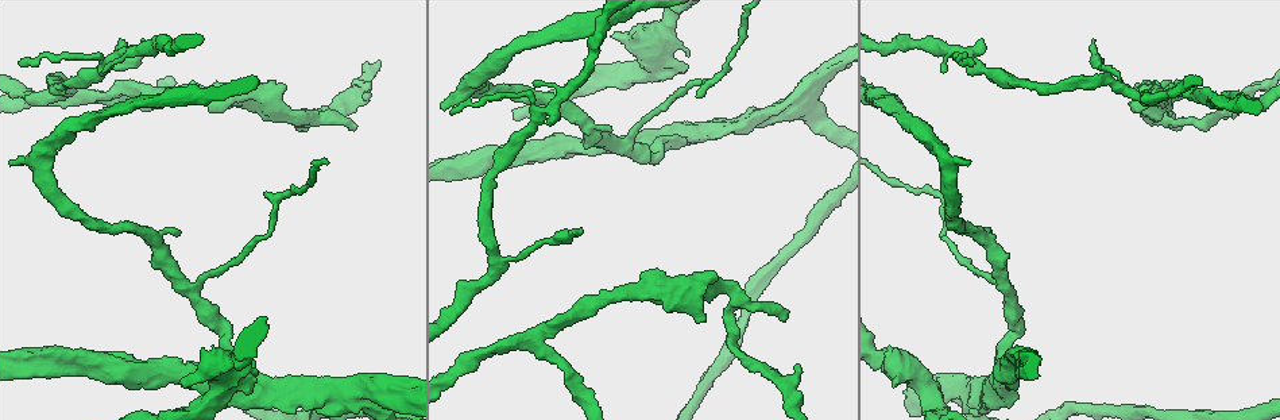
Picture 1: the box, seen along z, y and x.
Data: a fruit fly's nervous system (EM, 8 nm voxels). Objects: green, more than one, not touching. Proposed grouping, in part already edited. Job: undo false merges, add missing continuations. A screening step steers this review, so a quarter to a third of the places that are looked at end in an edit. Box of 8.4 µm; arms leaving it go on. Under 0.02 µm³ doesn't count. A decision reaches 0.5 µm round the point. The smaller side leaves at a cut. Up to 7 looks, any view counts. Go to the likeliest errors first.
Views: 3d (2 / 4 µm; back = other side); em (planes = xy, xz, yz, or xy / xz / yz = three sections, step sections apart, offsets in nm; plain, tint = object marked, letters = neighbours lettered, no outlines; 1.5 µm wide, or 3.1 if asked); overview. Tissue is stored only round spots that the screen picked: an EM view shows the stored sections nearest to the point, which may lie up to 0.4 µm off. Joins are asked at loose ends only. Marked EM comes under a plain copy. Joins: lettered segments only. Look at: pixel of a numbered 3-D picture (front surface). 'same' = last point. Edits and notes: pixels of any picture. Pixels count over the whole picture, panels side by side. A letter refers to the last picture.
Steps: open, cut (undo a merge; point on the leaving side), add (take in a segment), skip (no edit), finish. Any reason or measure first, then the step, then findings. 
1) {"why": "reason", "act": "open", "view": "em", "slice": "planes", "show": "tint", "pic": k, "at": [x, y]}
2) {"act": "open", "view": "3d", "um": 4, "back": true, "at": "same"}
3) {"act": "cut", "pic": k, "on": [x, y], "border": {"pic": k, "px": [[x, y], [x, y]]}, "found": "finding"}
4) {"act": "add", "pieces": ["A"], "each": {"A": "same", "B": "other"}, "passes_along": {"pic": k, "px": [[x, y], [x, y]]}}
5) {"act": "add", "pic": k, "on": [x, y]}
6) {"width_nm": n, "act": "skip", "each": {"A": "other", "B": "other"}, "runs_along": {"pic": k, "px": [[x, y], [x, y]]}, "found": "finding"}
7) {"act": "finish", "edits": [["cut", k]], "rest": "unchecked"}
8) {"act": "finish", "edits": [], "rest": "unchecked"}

{"why": "an open end", "act": "open", "view": "em", "slice": "planes", "show": "letters", "pic": 1, "at": [258, 373]}

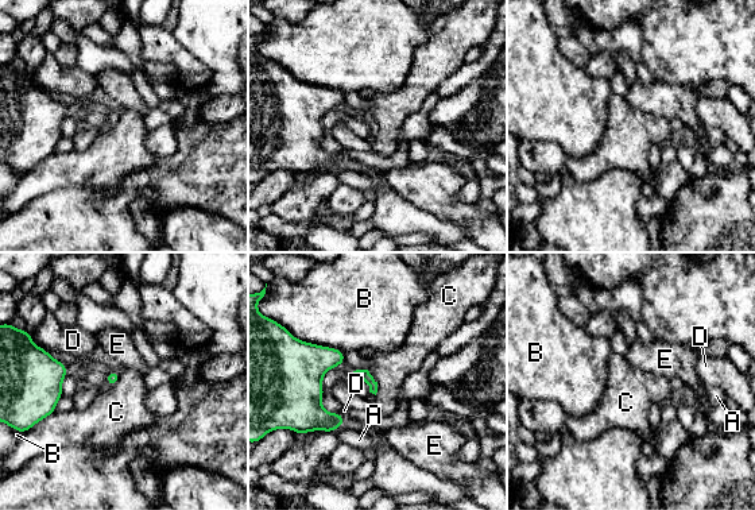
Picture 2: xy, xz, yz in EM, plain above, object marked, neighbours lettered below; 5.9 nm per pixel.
{"act": "skip", "each": {"A": "other", "B": "other", "C": "other", "D": "other", "E": "other"}, "found": "none of them fits"}

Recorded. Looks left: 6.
{"why": "branch stops here", "act": "open", "view": "em", "slice": "xy", "step": 4, "show": "letters", "pic": 1, "at": [104, 68]}

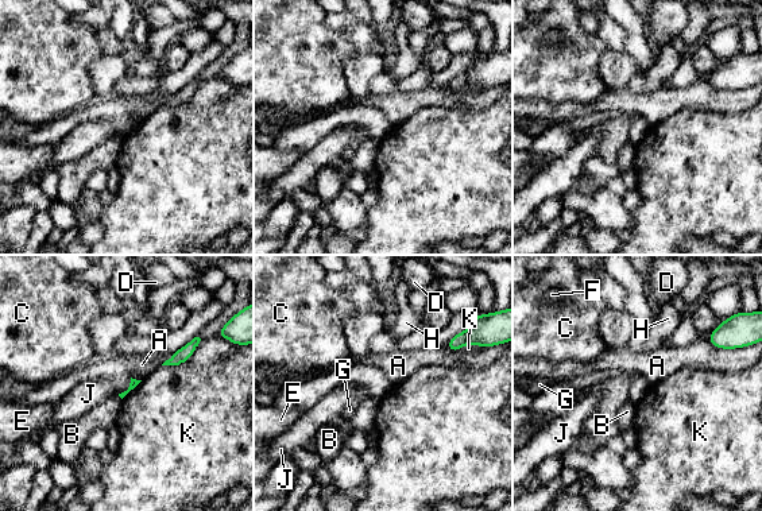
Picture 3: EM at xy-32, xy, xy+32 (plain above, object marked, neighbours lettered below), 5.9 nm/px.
{"why": "cut it another way", "act": "open", "view": "em", "slice": "planes", "show": "letters", "at": "same"}

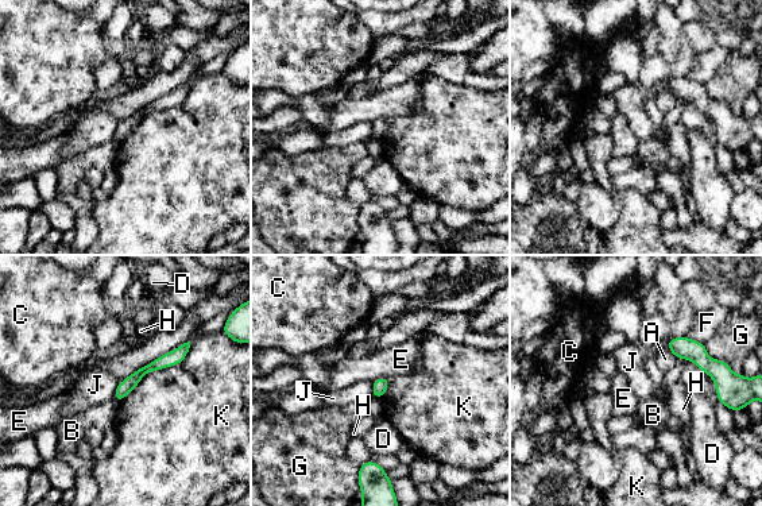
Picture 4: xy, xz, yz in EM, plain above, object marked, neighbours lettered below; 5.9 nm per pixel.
{"act": "skip", "each": {"A": "other", "B": "other", "C": "other", "D": "other", "E": "other", "F": "other", "G": "other", "H": "other", "J": "other", "K": "other"}, "border": {"pic": 4, "px": [[119, 382], [112, 397]]}, "found": "no lettered segment goes on from it"}

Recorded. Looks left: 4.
{"why": "abrupt turn", "act": "open", "view": "3d", "um": 2, "pic": 1, "at": [648, 140]}

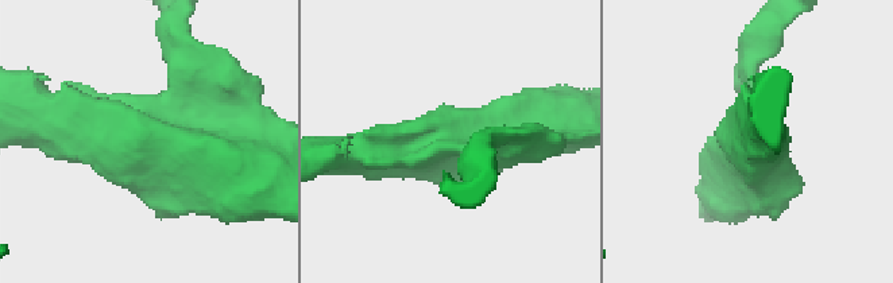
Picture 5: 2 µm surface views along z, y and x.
{"why": "need the tissue", "act": "open", "view": "em", "um": 3.1, "slice": "planes", "show": "letters", "pic": 5, "at": [153, 138]}

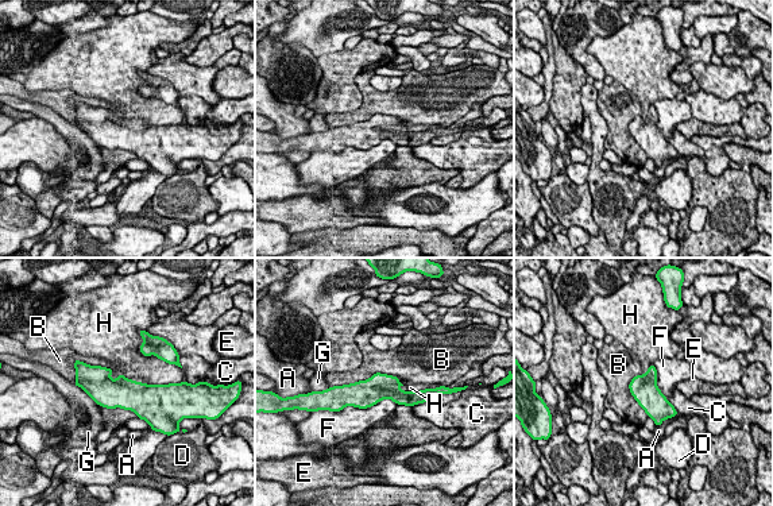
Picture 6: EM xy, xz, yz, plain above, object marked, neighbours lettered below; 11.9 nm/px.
{"act": "skip", "each": {"A": "other", "B": "other", "C": "other", "D": "other", "E": "other", "F": "other", "G": "other", "H": "other"}, "runs_along": {"pic": 6, "px": [[422, 393], [347, 394]]}, "found": "one neuron here"}

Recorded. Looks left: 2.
{"act": "finish", "edits": [], "rest": "unchecked"}

